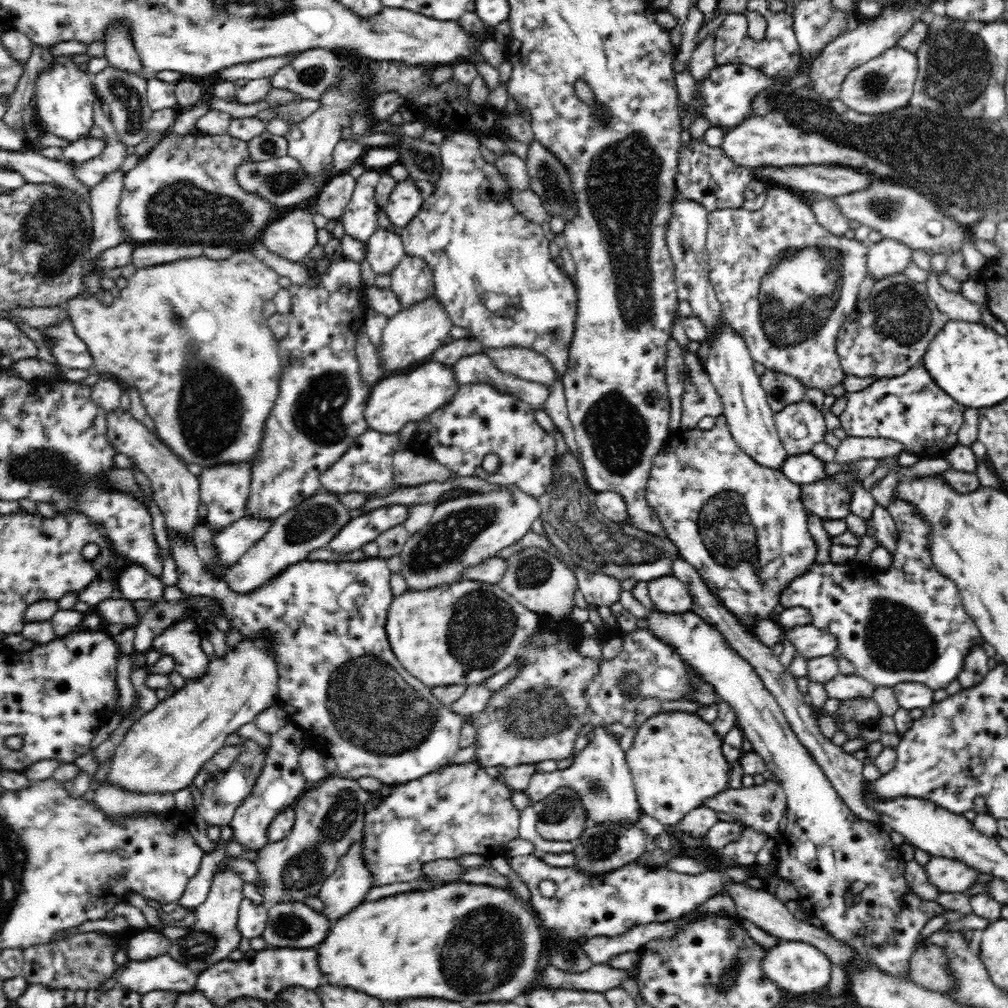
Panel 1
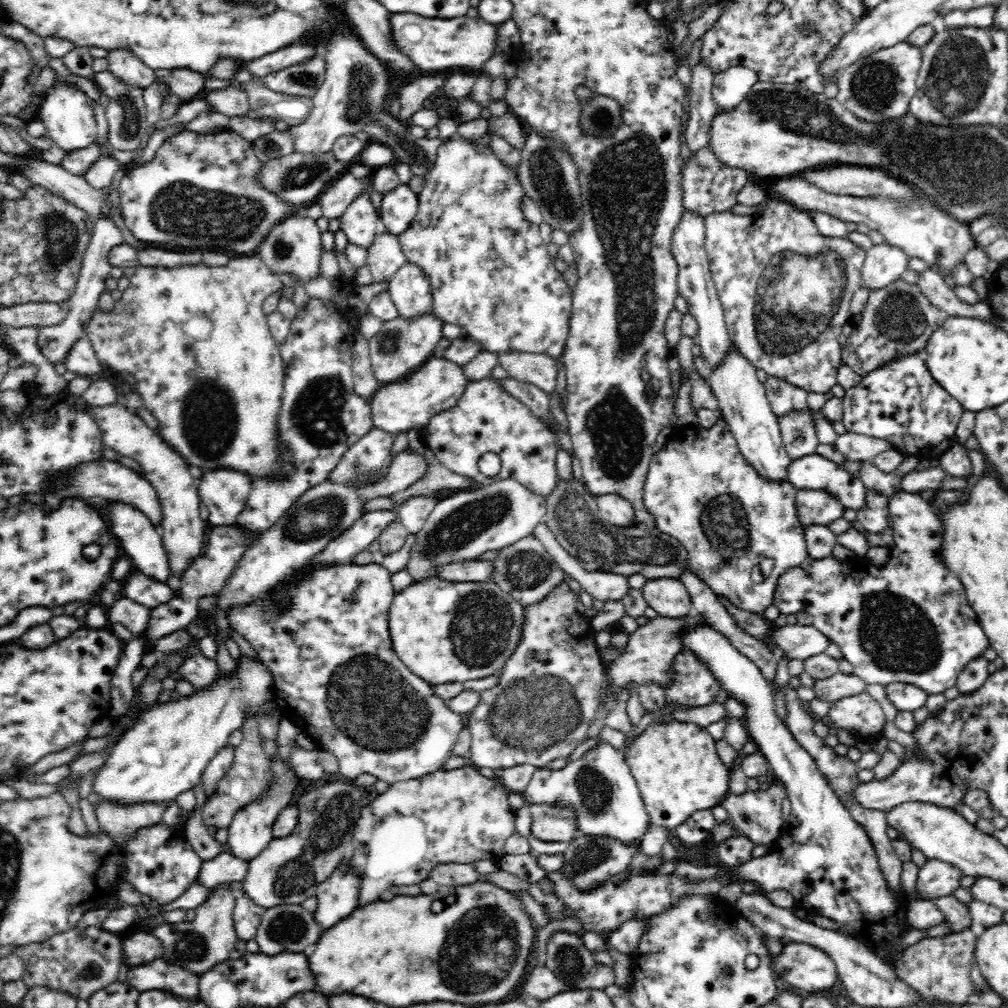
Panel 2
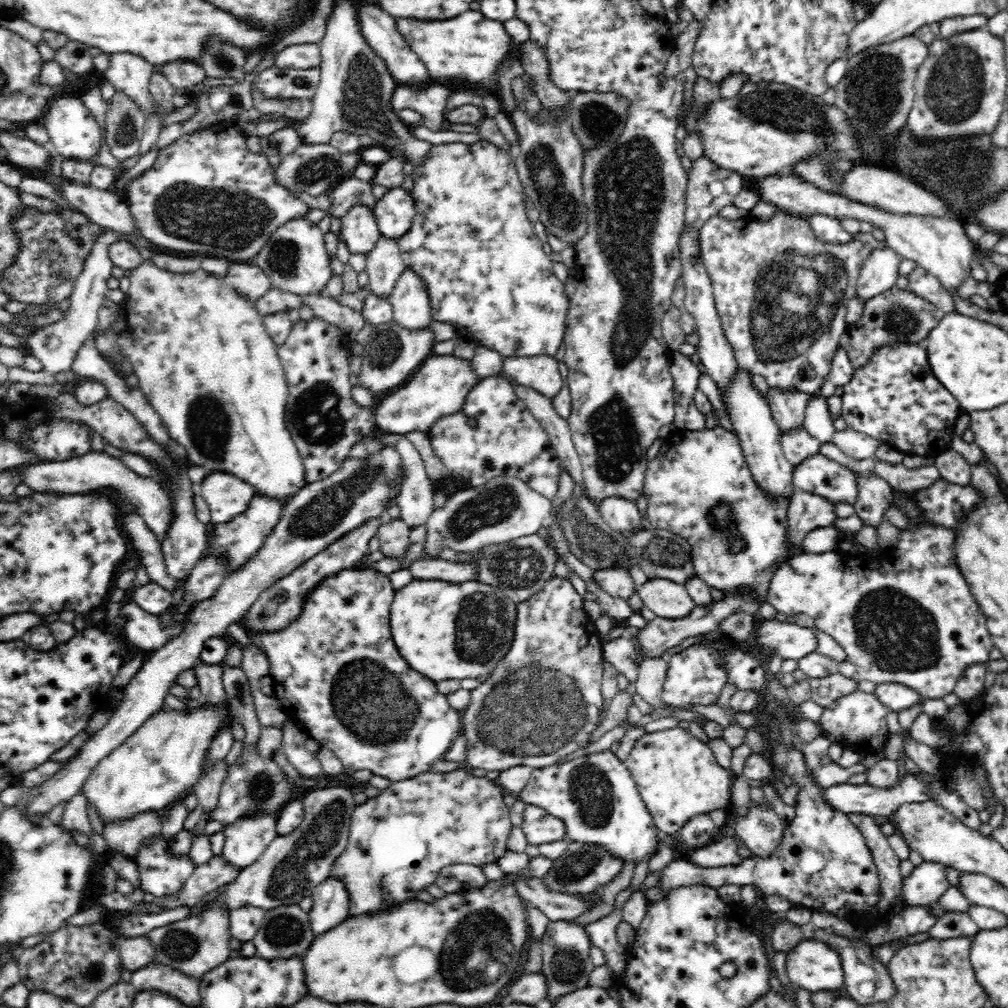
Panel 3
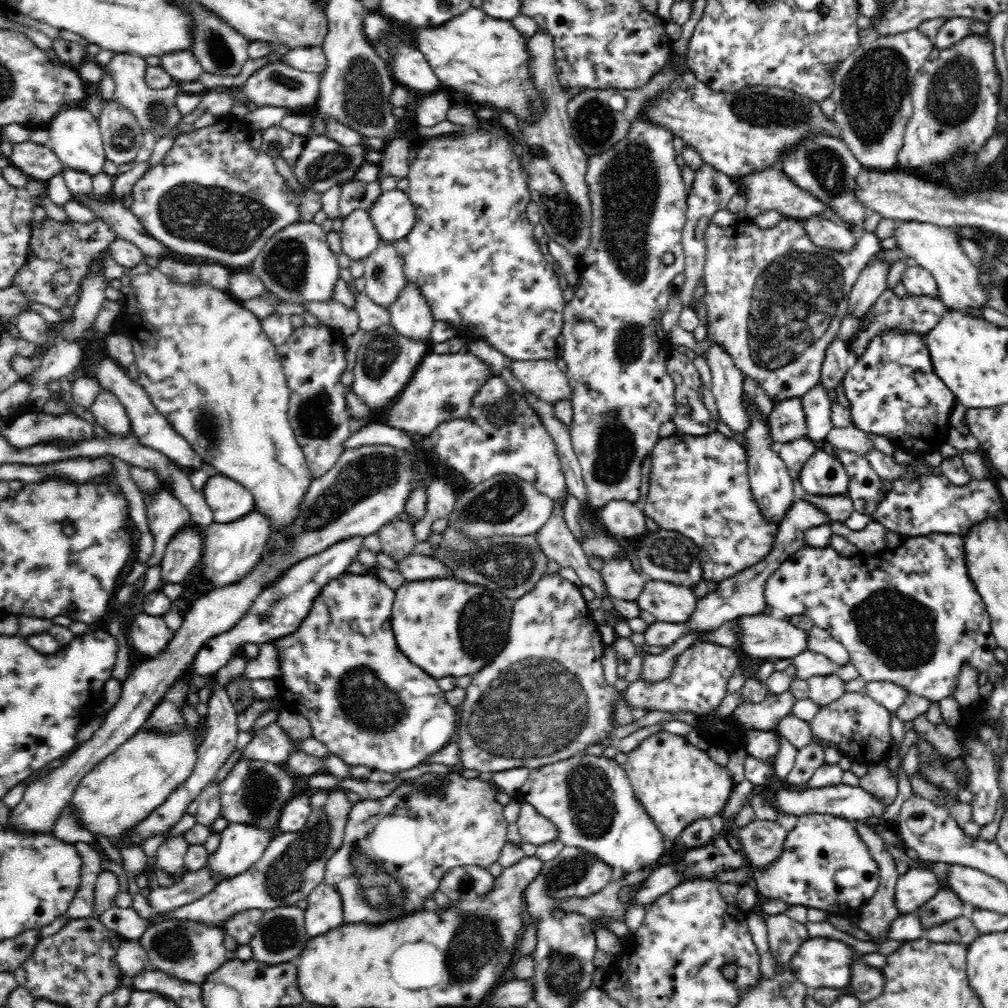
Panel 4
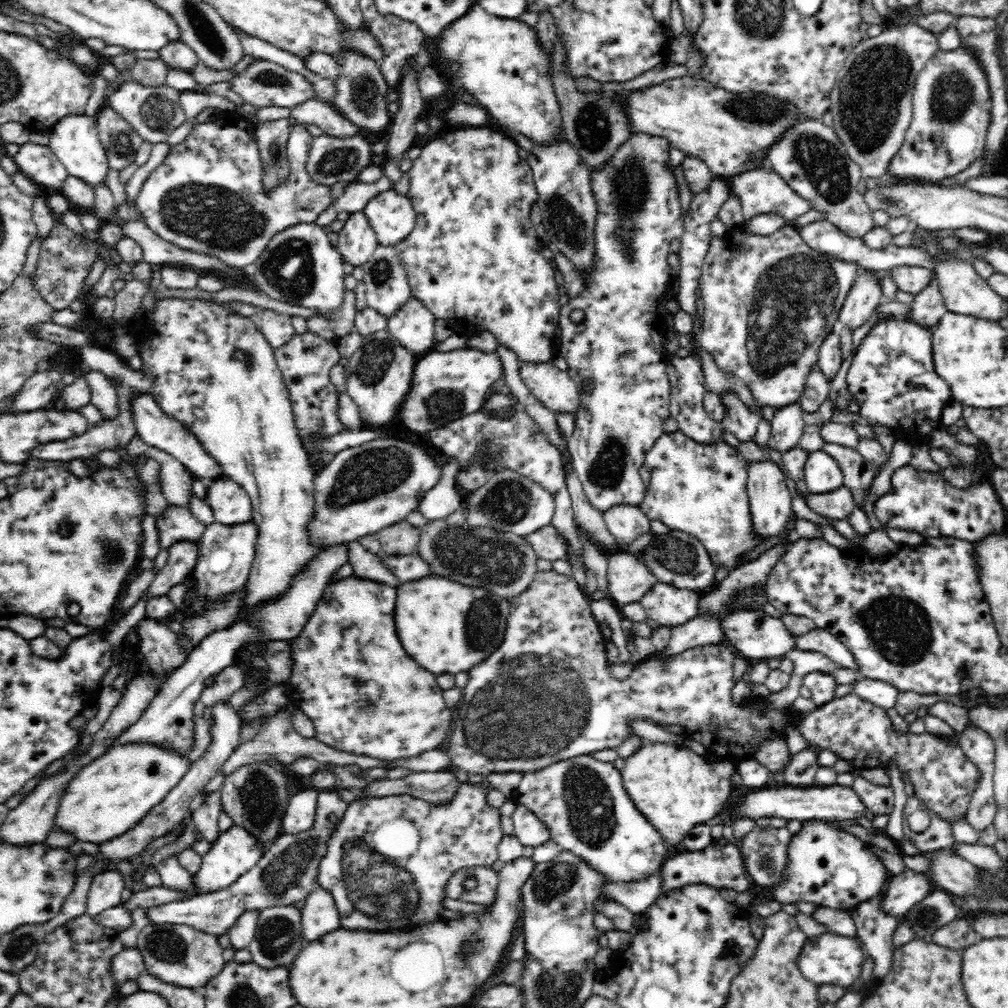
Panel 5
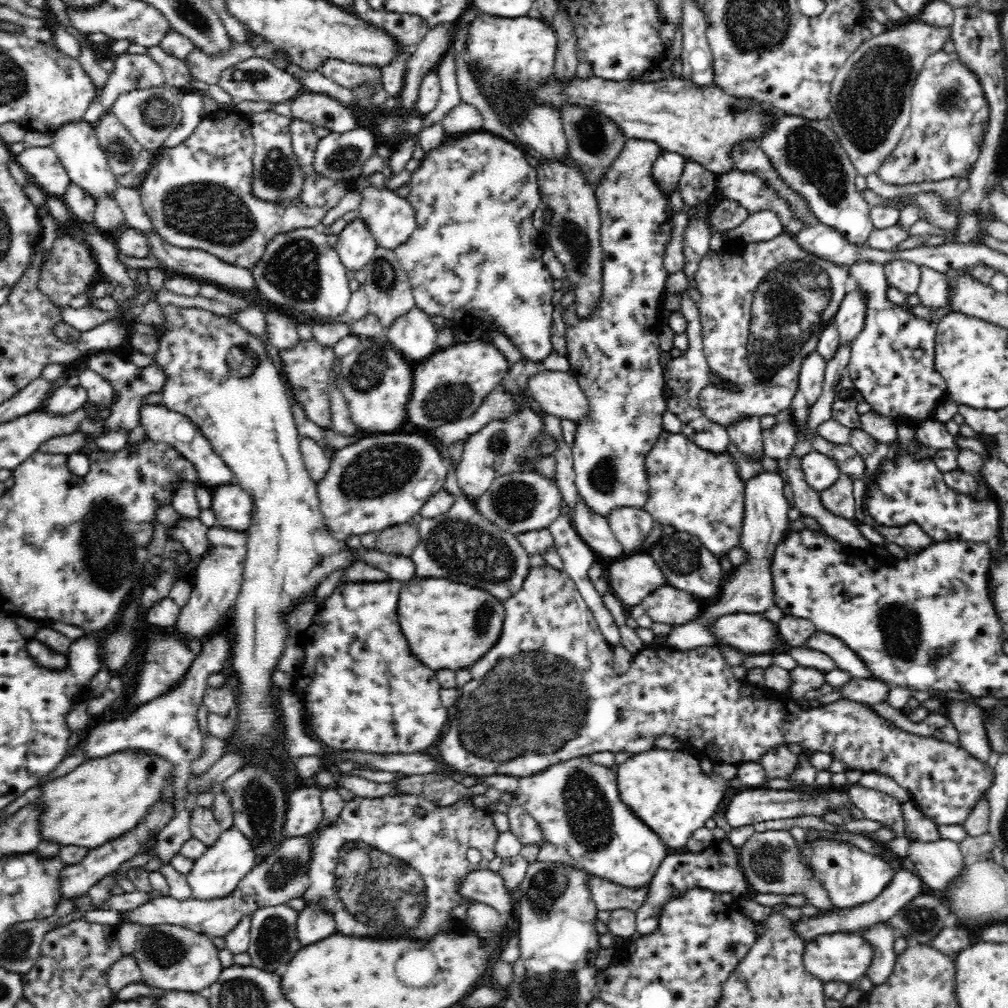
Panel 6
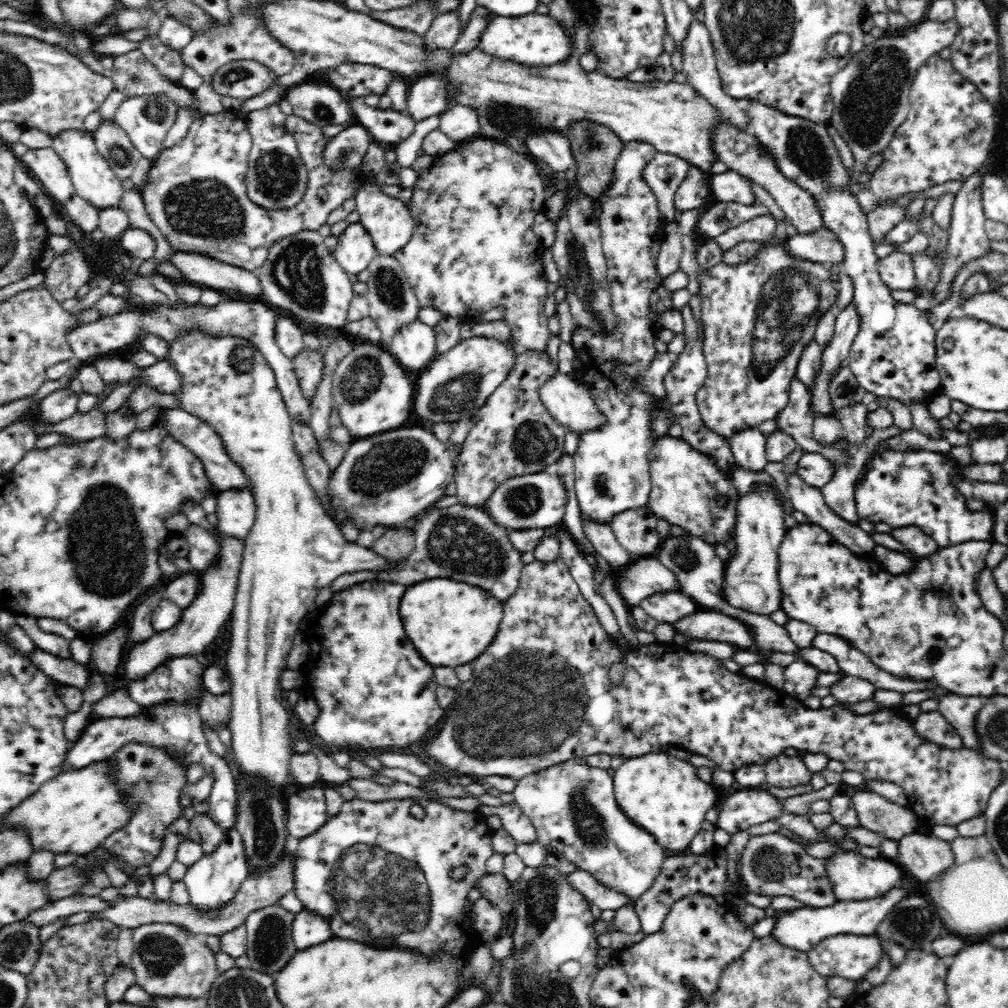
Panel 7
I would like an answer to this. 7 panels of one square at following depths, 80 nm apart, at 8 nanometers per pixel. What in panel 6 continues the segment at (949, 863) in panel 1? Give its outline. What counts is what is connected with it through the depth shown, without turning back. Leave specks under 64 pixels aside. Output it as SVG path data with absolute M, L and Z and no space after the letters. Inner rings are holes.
M904 867L894 873L890 884L870 902L859 904L850 908L839 909L828 913L827 915L820 915L819 917L803 917L802 920L795 924L795 930L800 932L800 937L804 943L811 942L816 936L822 934L840 933L854 933L862 928L870 928L876 922L884 922L896 916L904 906L910 904L914 898L924 893L922 887L923 880L910 867Z

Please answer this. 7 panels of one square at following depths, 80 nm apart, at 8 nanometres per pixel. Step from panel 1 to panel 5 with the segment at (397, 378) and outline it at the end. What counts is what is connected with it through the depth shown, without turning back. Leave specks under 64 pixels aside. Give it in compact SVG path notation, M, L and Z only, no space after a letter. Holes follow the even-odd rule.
M468 348L450 352L431 350L416 363L412 384L396 416L395 426L404 427L425 437L431 430L454 422L482 408L490 386L502 375L502 365L496 353L484 353Z

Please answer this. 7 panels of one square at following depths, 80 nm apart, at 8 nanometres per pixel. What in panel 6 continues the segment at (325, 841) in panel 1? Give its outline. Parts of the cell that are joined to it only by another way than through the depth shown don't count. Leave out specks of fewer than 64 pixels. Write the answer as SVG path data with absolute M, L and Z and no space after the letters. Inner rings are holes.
M334 786L325 789L321 795L322 802L322 823L314 832L306 836L288 837L286 836L272 854L261 859L254 868L238 884L236 888L224 896L224 898L212 898L212 900L200 900L198 898L188 898L180 900L170 896L158 897L131 911L124 911L121 916L125 922L140 922L146 926L156 926L158 924L172 924L183 926L190 930L203 933L210 938L224 937L240 922L242 916L253 914L255 910L287 904L292 898L304 898L309 887L307 877L308 865L312 858L313 842L319 835L319 830L330 826L338 820L340 813L345 808L346 802L338 794Z

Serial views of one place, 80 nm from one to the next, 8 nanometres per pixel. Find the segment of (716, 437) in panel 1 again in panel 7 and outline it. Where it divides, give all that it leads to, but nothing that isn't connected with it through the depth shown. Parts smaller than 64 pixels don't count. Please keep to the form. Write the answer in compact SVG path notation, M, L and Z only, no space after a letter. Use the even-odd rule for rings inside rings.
M664 434L656 439L648 454L651 491L647 507L659 519L682 528L715 548L735 535L740 493L734 487L732 473L716 465L716 459L692 448L682 437Z

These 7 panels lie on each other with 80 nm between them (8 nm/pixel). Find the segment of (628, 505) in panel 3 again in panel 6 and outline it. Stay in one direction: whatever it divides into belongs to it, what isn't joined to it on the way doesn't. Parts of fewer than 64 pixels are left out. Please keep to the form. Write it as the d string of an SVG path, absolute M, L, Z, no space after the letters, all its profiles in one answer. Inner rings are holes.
M622 506L605 517L612 534L620 541L627 553L643 552L644 539L656 526L652 516L642 508Z

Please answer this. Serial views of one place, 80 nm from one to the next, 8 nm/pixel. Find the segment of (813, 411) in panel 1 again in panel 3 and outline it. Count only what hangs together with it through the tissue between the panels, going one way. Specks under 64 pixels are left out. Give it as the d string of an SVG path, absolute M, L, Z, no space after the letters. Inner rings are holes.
M803 424L781 432L782 450L793 467L800 465L806 458L819 454L820 446L821 442L814 438Z

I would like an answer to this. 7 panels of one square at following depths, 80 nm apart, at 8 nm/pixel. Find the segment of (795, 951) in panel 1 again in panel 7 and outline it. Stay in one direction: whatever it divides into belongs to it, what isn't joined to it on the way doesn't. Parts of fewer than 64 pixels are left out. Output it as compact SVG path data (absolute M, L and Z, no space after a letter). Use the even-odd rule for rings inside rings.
M840 934L829 938L824 938L821 942L812 946L812 950L805 952L808 963L812 969L820 973L822 977L842 977L848 980L860 982L864 975L868 974L880 960L882 956L882 945L873 934L869 936L859 936L854 934Z

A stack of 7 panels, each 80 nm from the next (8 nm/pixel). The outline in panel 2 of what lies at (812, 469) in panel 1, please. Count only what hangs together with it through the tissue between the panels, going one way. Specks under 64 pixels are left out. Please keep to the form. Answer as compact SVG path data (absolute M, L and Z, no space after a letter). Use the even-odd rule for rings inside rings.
M818 454L794 460L788 467L788 478L797 489L827 490L843 502L846 509L858 512L867 503L867 488L852 474Z

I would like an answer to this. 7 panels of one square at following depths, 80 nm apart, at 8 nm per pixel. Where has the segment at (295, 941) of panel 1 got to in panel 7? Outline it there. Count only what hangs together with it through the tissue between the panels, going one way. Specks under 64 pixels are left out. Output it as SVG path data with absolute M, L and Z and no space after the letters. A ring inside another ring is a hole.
M281 905L265 906L251 912L245 920L247 928L247 955L249 968L275 975L292 958L298 950L292 935L292 923L295 913L284 909Z

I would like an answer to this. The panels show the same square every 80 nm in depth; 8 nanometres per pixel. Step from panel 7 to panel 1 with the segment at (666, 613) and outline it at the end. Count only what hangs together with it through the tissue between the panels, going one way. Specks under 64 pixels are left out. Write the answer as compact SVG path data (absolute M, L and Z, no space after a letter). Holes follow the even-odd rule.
M674 575L649 581L649 595L656 609L668 613L689 612L693 598L687 584Z

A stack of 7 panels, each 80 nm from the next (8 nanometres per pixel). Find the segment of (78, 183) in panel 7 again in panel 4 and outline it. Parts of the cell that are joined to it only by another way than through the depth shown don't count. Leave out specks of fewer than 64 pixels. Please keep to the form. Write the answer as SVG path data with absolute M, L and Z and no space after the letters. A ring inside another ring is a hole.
M72 106L72 108L62 108L56 112L50 122L45 125L49 132L49 142L51 149L63 163L74 170L83 170L84 173L94 177L104 168L104 160L107 156L103 147L103 136L97 119L84 107Z

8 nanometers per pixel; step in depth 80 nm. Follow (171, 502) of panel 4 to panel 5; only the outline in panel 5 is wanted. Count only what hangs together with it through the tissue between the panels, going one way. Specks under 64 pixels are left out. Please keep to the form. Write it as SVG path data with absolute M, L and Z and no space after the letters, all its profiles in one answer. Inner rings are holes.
M169 502L162 513L155 516L155 525L159 537L159 552L168 549L178 540L191 540L199 544L206 528L206 525L196 520L188 508Z

